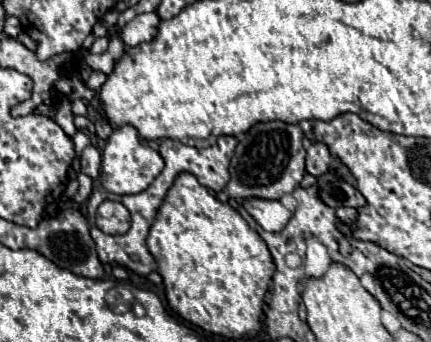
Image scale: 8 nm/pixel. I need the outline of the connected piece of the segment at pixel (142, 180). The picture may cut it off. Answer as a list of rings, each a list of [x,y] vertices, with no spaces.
[[[123,125],[115,129],[103,149],[103,161],[101,161],[101,185],[115,195],[133,195],[141,193],[151,185],[151,181],[163,171],[163,159],[161,155],[151,149],[147,143],[139,141],[139,135],[135,127]]]

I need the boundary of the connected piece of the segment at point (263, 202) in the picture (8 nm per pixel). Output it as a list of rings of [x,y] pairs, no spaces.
[[[247,199],[243,203],[247,213],[265,229],[271,233],[283,231],[283,227],[289,223],[293,217],[293,211],[283,207],[279,201],[269,201],[269,199]]]

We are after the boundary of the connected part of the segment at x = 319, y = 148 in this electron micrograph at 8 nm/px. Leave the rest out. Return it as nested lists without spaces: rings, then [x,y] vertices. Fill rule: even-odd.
[[[311,143],[307,147],[307,163],[305,169],[309,175],[321,177],[323,173],[327,173],[329,169],[329,161],[331,161],[331,153],[323,143]]]

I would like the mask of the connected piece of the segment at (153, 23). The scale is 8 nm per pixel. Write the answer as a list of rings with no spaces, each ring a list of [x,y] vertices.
[[[155,13],[137,15],[121,29],[121,39],[125,45],[139,45],[143,41],[151,41],[157,35],[159,17]]]

